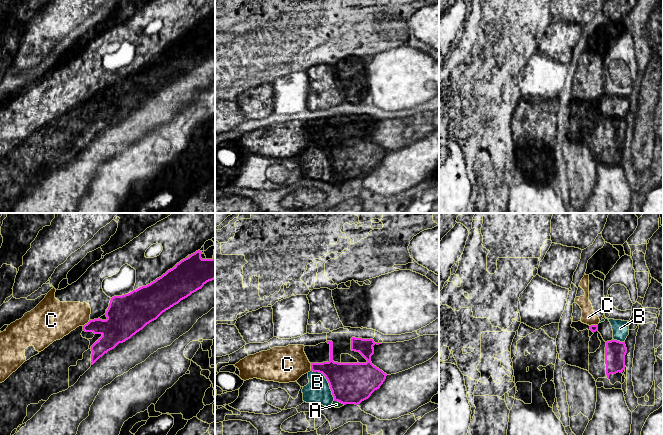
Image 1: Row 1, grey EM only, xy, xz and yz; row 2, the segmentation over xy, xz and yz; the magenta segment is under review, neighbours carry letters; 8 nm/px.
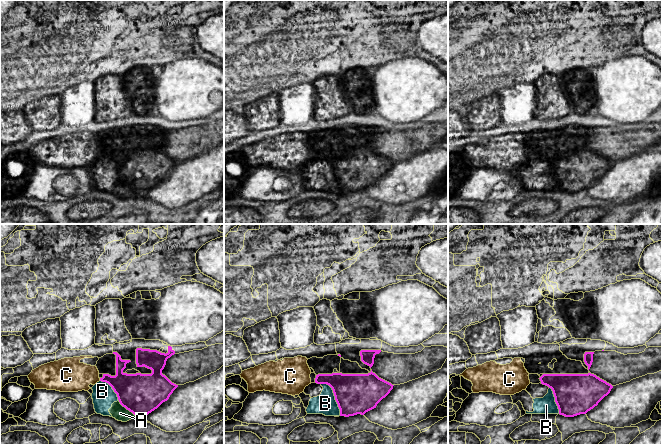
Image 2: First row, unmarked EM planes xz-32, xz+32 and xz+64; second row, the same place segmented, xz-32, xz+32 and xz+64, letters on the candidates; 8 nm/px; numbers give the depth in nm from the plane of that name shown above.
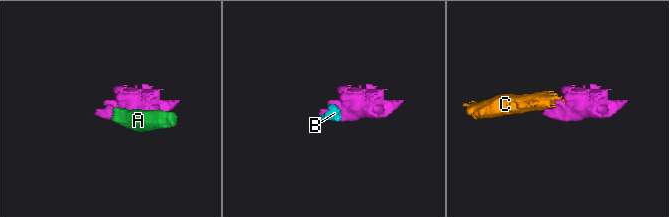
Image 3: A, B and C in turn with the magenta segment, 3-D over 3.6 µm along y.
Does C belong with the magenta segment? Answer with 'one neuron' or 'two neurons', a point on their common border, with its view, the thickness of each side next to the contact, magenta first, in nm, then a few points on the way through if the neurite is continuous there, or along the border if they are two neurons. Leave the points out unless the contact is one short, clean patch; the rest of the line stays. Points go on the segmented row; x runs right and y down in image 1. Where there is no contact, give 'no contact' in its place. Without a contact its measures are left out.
two neurons | xy (87, 323) | 240/300 nm

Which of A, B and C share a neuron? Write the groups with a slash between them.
A B / C

